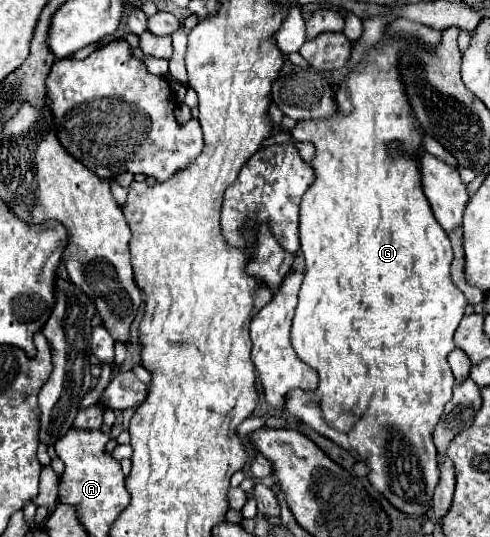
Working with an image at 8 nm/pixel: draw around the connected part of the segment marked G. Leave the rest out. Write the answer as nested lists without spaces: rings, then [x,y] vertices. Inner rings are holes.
[[[387,39],[383,45],[375,47],[369,53],[369,57],[365,61],[361,61],[361,65],[357,69],[353,69],[345,77],[345,81],[339,83],[339,87],[335,89],[335,99],[339,105],[337,115],[333,115],[329,119],[305,119],[305,121],[299,121],[295,129],[291,129],[291,137],[295,141],[311,141],[317,149],[317,157],[313,161],[317,181],[311,185],[311,189],[305,193],[305,197],[301,201],[299,239],[301,239],[301,251],[305,257],[305,277],[303,277],[303,285],[299,291],[299,305],[297,305],[295,317],[293,317],[291,345],[297,353],[297,357],[317,371],[319,387],[315,393],[303,393],[303,391],[289,393],[287,413],[295,415],[297,419],[303,419],[305,425],[309,425],[311,429],[319,431],[319,435],[331,439],[333,443],[337,443],[339,447],[349,451],[357,461],[367,463],[369,465],[367,479],[373,485],[373,489],[379,491],[395,509],[399,509],[401,513],[407,513],[415,521],[421,521],[423,519],[421,513],[425,513],[425,517],[427,517],[427,513],[433,505],[433,491],[435,491],[437,481],[439,481],[439,457],[437,457],[437,447],[433,445],[433,429],[435,429],[437,421],[441,419],[441,413],[443,413],[445,405],[449,403],[451,389],[455,385],[453,373],[449,373],[447,353],[455,349],[453,333],[455,333],[455,329],[463,317],[467,299],[451,281],[451,275],[449,275],[449,267],[451,267],[451,259],[453,259],[451,243],[449,243],[447,233],[441,229],[441,225],[433,217],[429,201],[421,189],[419,167],[411,155],[415,149],[421,149],[421,133],[419,133],[419,125],[417,125],[415,117],[411,115],[411,107],[409,107],[409,101],[405,97],[405,91],[403,91],[403,85],[401,85],[399,73],[397,73],[397,61],[399,61],[397,51],[399,51],[401,41],[405,41],[405,39]],[[393,139],[399,139],[405,145],[407,153],[401,157],[389,159],[385,145]]]

